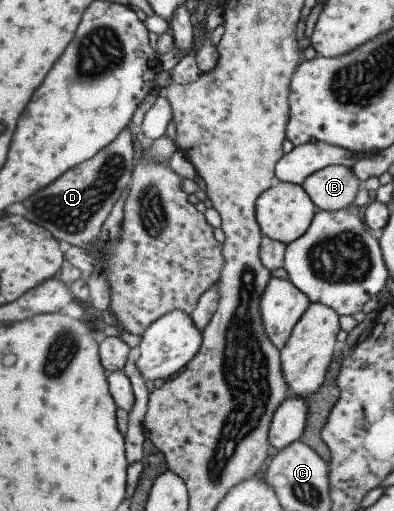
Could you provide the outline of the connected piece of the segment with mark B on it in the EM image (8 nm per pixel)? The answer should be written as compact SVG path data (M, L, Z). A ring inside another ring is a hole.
M335 164L310 173L300 186L315 207L325 212L337 212L353 203L359 182L351 168Z

